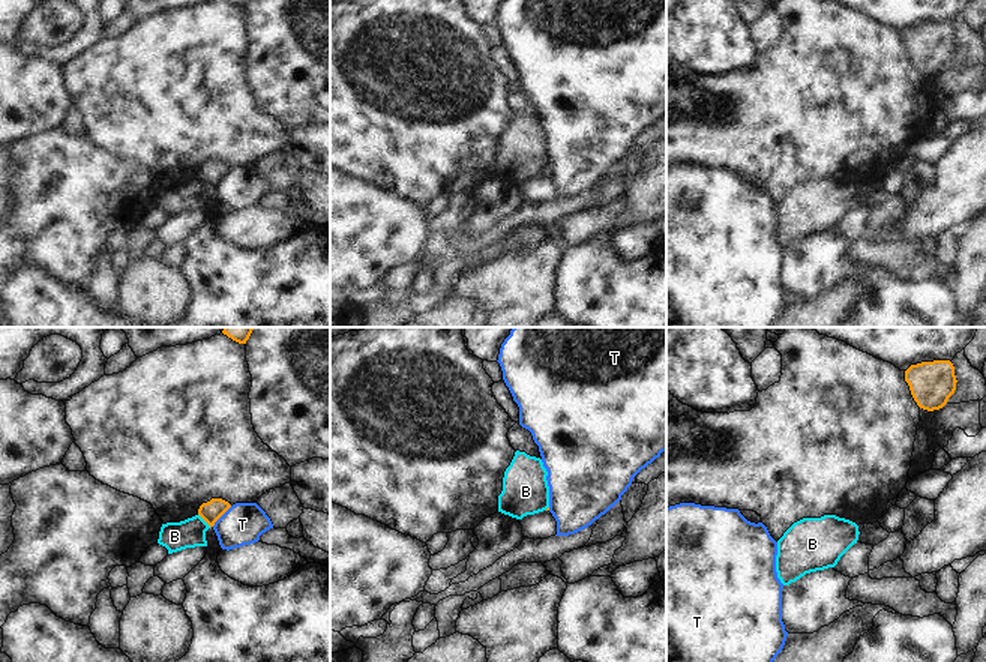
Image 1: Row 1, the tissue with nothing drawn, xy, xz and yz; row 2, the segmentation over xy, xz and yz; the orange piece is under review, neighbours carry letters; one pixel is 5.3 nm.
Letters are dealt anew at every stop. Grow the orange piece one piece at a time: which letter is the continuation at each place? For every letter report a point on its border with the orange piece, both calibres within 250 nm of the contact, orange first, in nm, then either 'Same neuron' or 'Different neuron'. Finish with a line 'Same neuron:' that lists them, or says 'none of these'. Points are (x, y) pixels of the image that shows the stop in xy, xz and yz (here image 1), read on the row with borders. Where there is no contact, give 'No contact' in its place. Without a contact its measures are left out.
B: Touches orange at xy (204, 520). Thickness 110 nm (orange) against 160 nm. Different neuron
T: Touches orange at xy (221, 515). Thickness 110 nm (orange) against 220 nm. Different neuron
Same neuron: none of these.

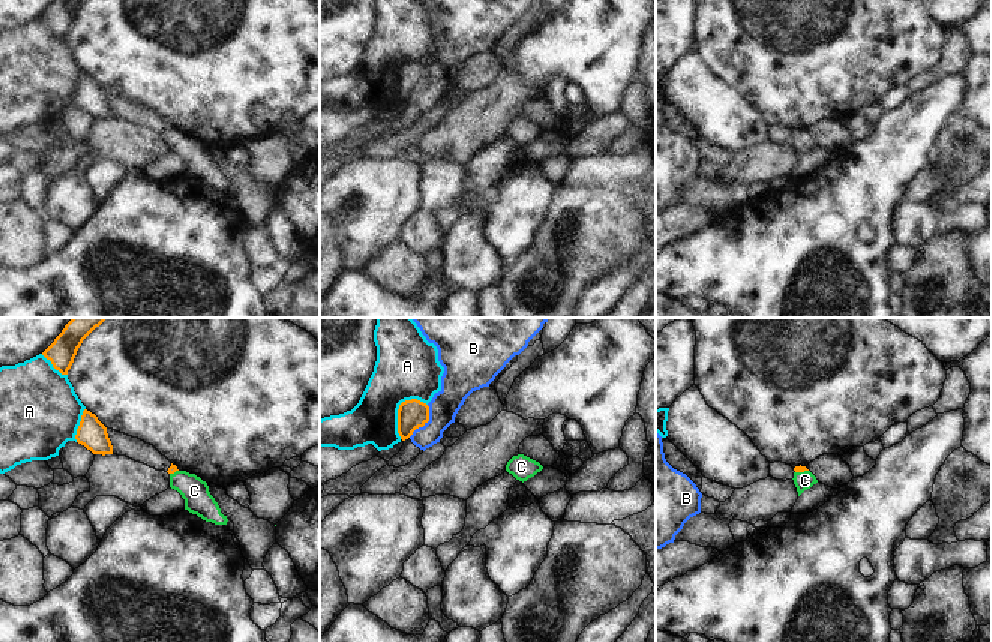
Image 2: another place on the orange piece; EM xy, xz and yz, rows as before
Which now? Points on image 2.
A: Touches orange at xz (398, 410). Thickness 160 nm (orange) against 340 nm. Different neuron
B: Touches orange at xz (425, 422). Thickness 160 nm (orange) against 160 nm. Different neuron
C: Touches orange at yz (802, 471). Thickness 40 nm (orange) against 100 nm. Same neuron
Same neuron: C.

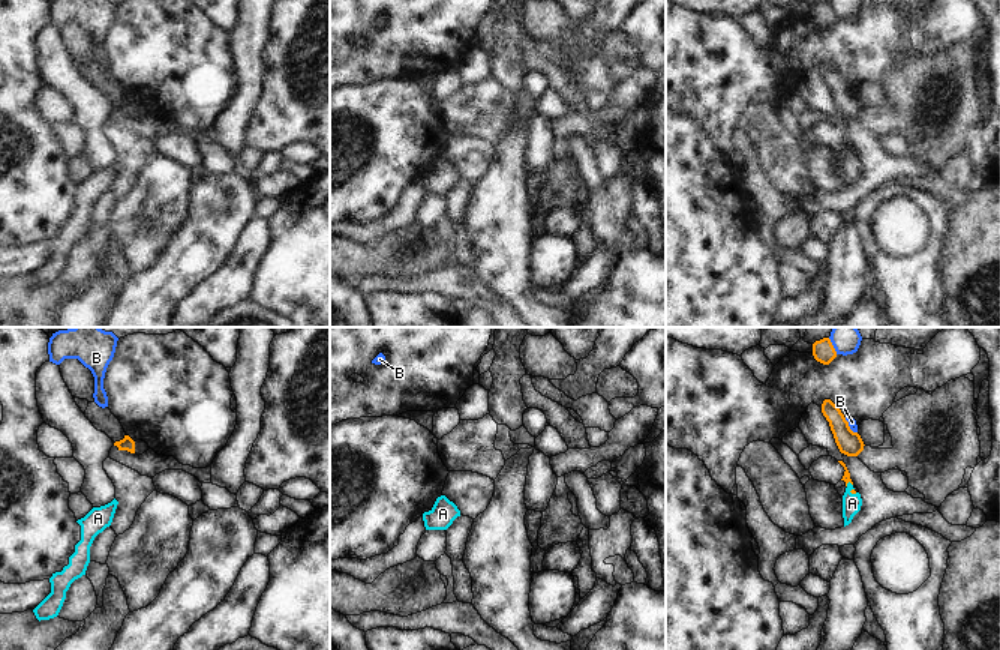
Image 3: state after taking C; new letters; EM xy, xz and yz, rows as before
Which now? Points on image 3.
A: Touches orange at yz (853, 493). Thickness 20 nm (orange) against 100 nm. Same neuron
B: Touches orange at yz (849, 427). Thickness 130 nm (orange) against 50 nm. Different neuron
Same neuron: A.

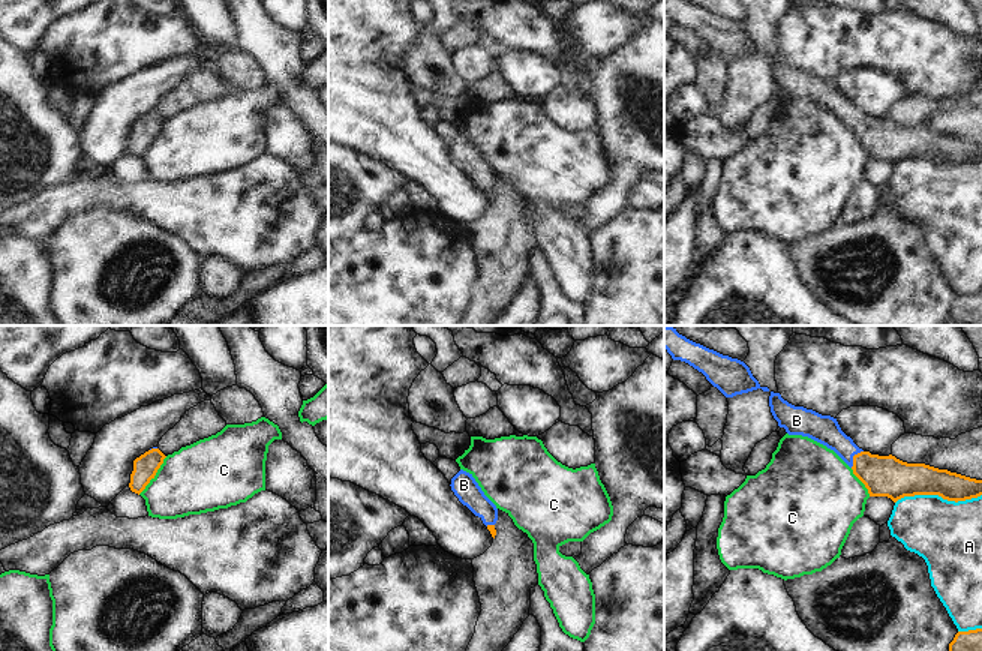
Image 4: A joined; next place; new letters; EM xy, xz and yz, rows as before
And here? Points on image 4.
A: Touches orange at yz (937, 494). Thickness 200 nm (orange) against 360 nm. Different neuron
B: Touches orange at yz (853, 458). Thickness 220 nm (orange) against 160 nm. Same neuron
C: Touches orange at xy (155, 474). Thickness 130 nm (orange) against 380 nm. Different neuron
Same neuron: B.

